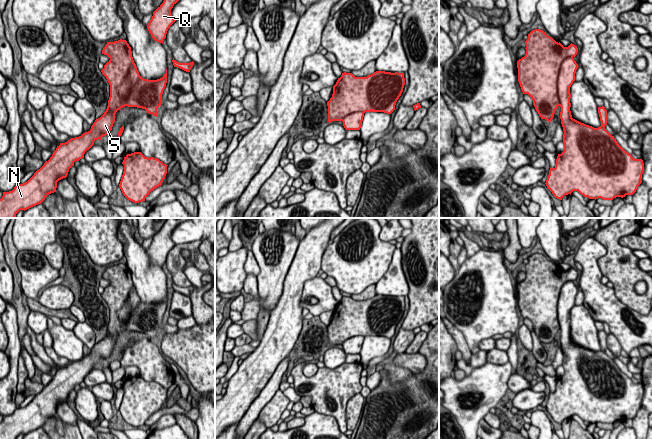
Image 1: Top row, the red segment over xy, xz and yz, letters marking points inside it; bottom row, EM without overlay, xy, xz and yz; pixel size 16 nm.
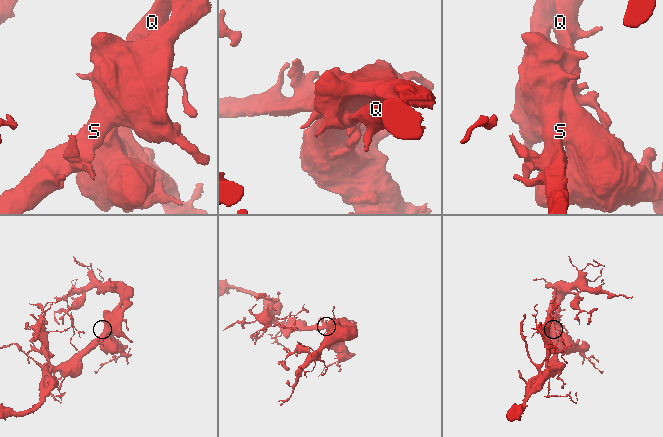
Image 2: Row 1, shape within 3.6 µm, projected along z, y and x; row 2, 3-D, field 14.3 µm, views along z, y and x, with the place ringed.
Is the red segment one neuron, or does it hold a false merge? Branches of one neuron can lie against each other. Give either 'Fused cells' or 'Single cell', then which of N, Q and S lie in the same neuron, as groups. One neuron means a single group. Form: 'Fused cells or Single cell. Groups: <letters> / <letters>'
Fused cells. Groups: N S / Q

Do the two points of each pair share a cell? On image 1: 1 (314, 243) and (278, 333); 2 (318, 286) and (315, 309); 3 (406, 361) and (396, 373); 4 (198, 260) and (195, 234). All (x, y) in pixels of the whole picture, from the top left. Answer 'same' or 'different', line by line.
1: same
2: same
3: different
4: different

